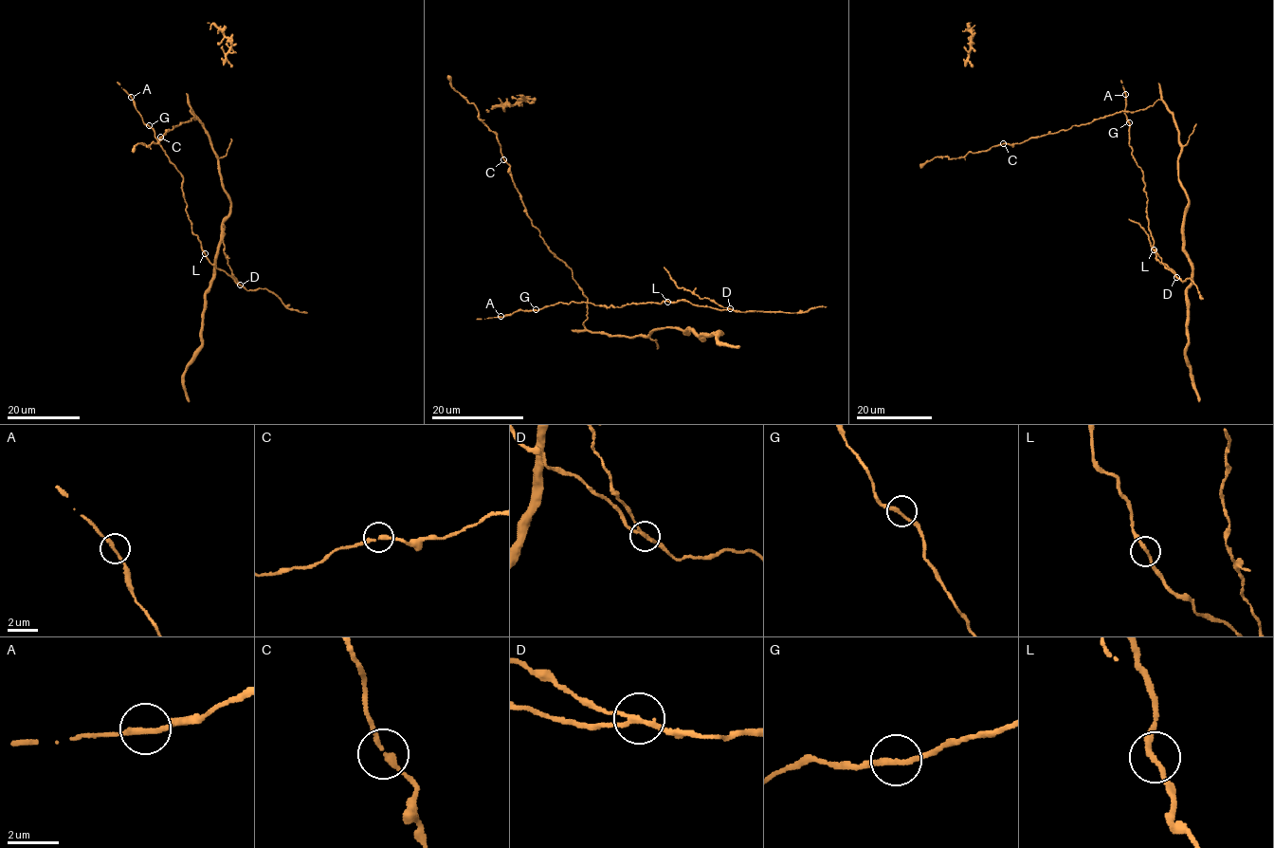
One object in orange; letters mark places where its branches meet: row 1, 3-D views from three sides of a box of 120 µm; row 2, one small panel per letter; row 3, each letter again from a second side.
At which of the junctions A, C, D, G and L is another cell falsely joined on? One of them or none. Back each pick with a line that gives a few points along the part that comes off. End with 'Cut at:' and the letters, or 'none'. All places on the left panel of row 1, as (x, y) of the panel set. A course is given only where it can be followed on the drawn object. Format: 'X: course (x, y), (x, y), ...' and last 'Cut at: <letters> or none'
D: course (240, 285), (224, 251), (223, 224)
Cut at: D

